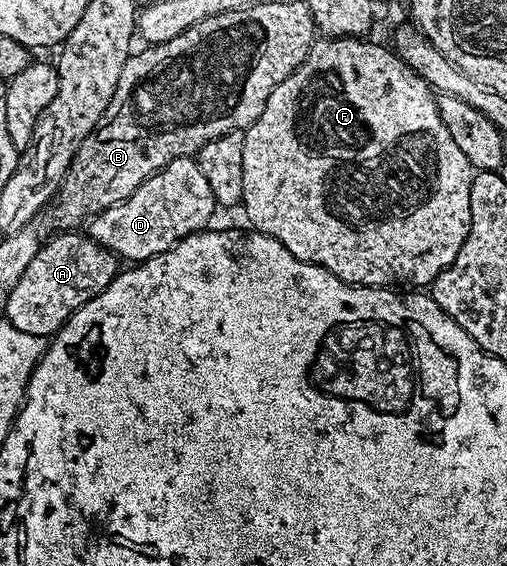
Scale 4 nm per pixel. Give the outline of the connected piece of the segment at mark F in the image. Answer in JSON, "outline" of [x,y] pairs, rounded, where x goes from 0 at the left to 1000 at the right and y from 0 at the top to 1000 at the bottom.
{"outline":[[[667,65],[631,69],[617,78],[604,104],[525,175],[517,203],[495,228],[481,235],[477,260],[477,371],[507,412],[538,419],[572,451],[633,468],[686,504],[765,507],[771,496],[799,496],[805,507],[844,507],[872,477],[903,451],[919,415],[927,408],[927,330],[935,300],[911,274],[903,253],[888,246],[880,217],[864,203],[860,171],[842,147],[803,115],[771,85],[740,80],[732,69]]]}

